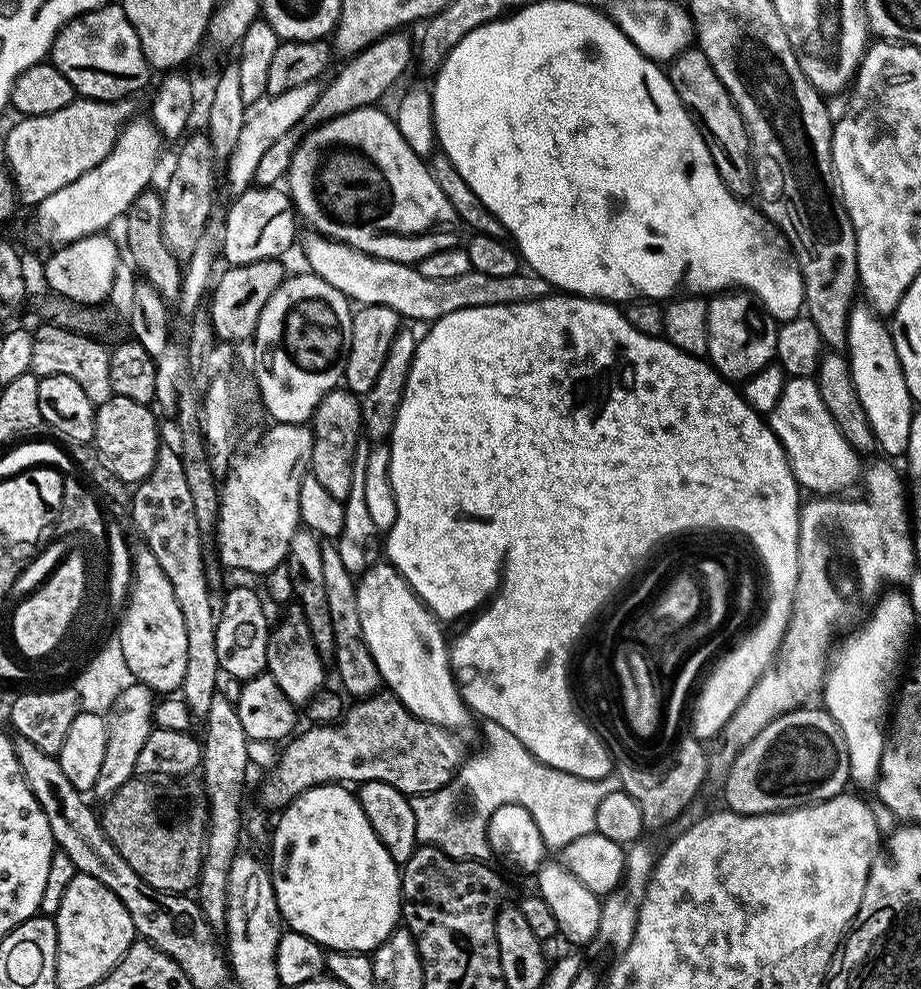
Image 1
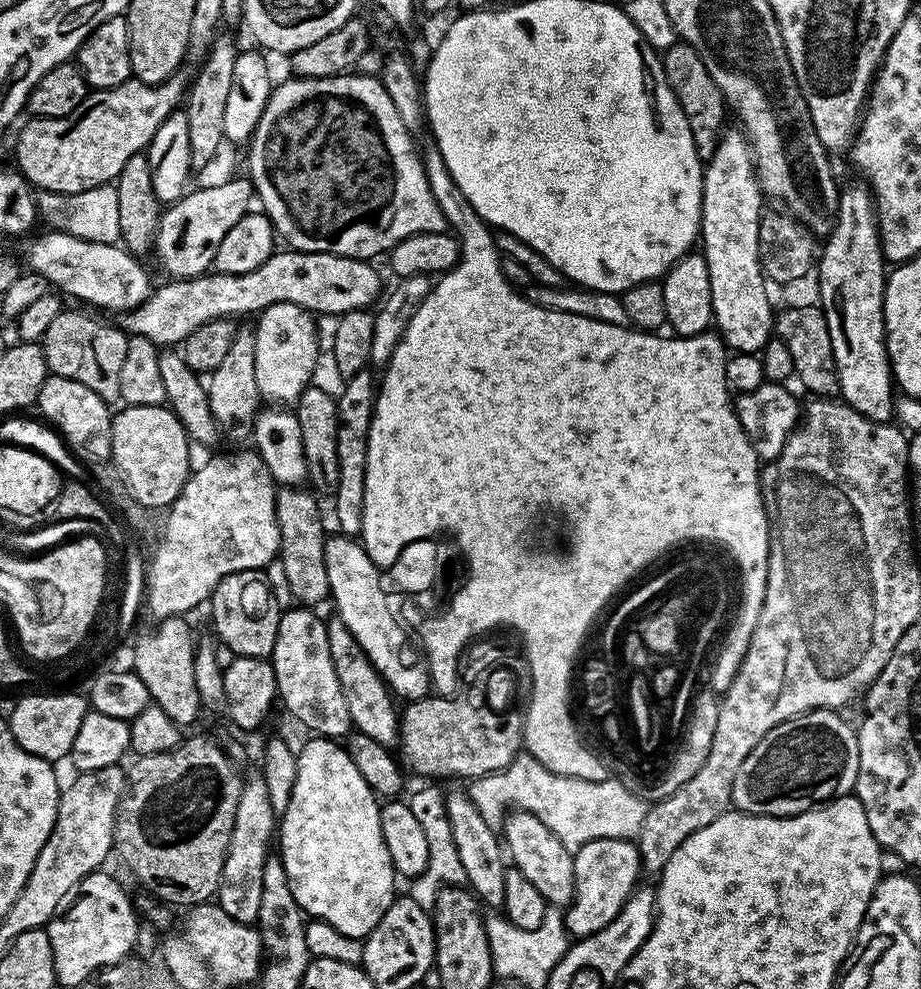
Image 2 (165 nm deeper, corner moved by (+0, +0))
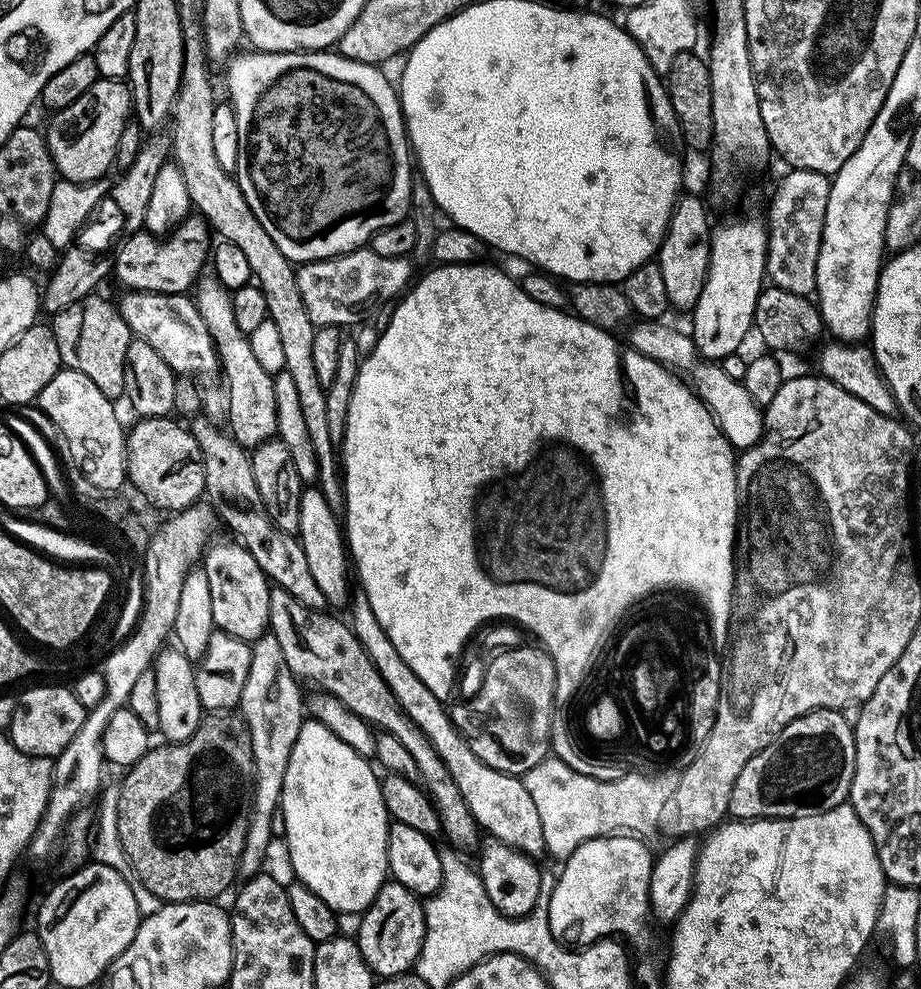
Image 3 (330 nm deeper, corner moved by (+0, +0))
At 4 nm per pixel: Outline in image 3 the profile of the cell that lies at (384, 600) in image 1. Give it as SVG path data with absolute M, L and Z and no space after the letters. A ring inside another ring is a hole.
M308 486L300 493L298 506L298 539L302 550L306 550L306 562L310 565L310 574L318 582L318 590L328 599L329 605L347 605L350 600L348 590L348 572L350 576L350 553L346 547L346 536L341 521L326 502L319 487Z

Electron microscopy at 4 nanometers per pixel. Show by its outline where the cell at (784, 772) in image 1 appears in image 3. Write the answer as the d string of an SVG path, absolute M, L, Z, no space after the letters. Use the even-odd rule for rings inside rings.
M819 708L817 712L808 712L805 716L798 717L793 724L785 726L772 743L765 746L754 758L750 758L750 762L746 762L742 774L738 774L736 783L732 785L731 815L740 822L745 820L793 820L799 816L813 816L819 812L828 812L831 808L841 807L849 799L852 791L852 779L856 773L856 734L849 724L847 726L844 722L840 723L838 728L826 728L837 722L837 716L839 715L830 708Z

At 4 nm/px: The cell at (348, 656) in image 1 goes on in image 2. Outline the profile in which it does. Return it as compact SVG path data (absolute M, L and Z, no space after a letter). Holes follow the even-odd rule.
M333 615L331 619L327 621L330 658L333 659L334 671L338 676L343 697L346 698L352 728L385 746L395 745L400 735L400 716L393 693L362 650L362 646L358 646L358 638L354 638L354 634L346 630L346 622L342 622L338 615Z

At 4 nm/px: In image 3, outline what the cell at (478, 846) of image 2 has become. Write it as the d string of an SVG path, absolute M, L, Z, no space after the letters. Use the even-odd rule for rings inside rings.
M273 587L268 594L268 628L271 635L278 638L278 646L282 646L282 654L286 654L286 666L301 681L313 684L314 689L334 697L354 715L360 716L373 729L389 732L406 750L410 750L414 762L418 766L420 780L428 796L440 816L440 827L443 835L448 835L447 842L453 849L475 849L482 840L482 829L470 814L466 798L462 798L462 790L454 786L454 778L450 778L450 770L446 770L446 762L438 758L438 750L418 730L414 722L398 706L390 687L383 681L375 668L374 662L363 648L351 627L340 620L335 620L324 610L302 606L286 590Z

